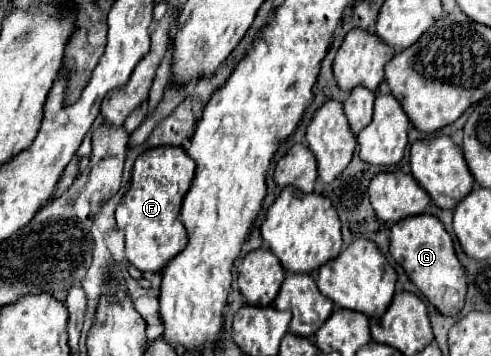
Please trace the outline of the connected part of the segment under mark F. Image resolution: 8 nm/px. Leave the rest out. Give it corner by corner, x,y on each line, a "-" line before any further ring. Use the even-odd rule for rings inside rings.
155,147
137,157
133,165
131,187
119,201
115,219
125,237
125,259
139,271
159,273
169,259
187,245
187,233
181,223
181,199
193,183
195,163
181,147

